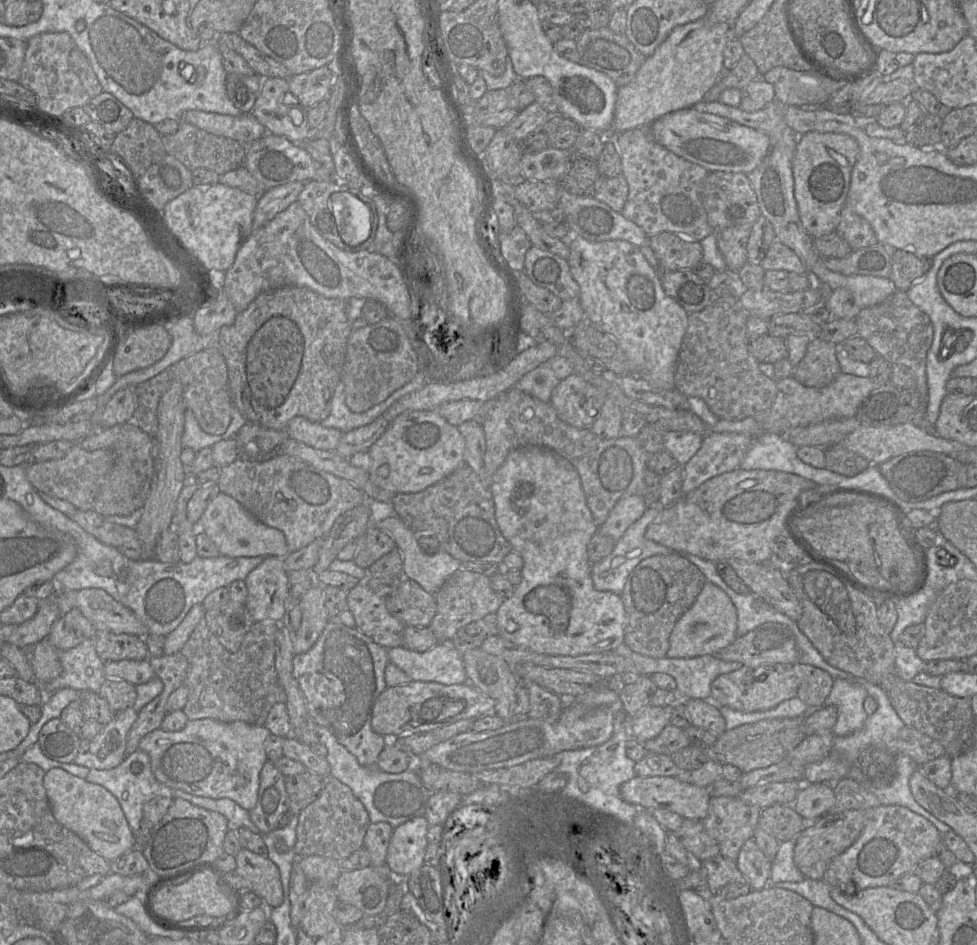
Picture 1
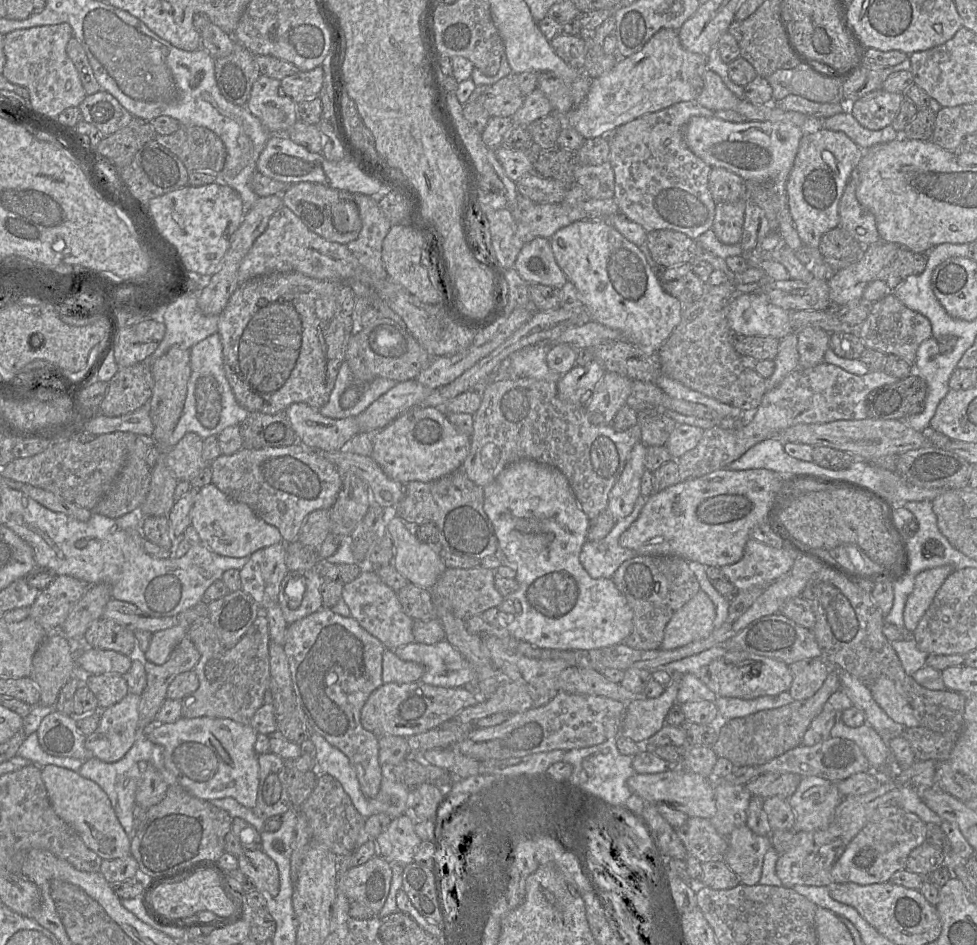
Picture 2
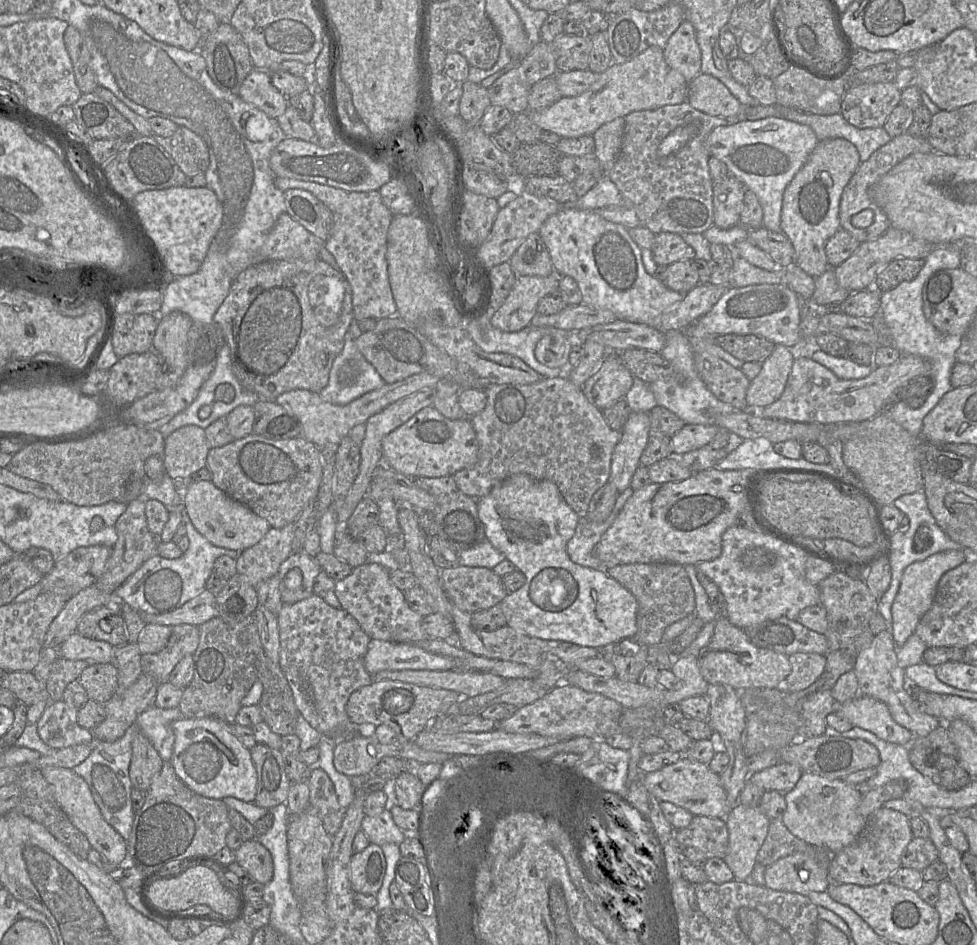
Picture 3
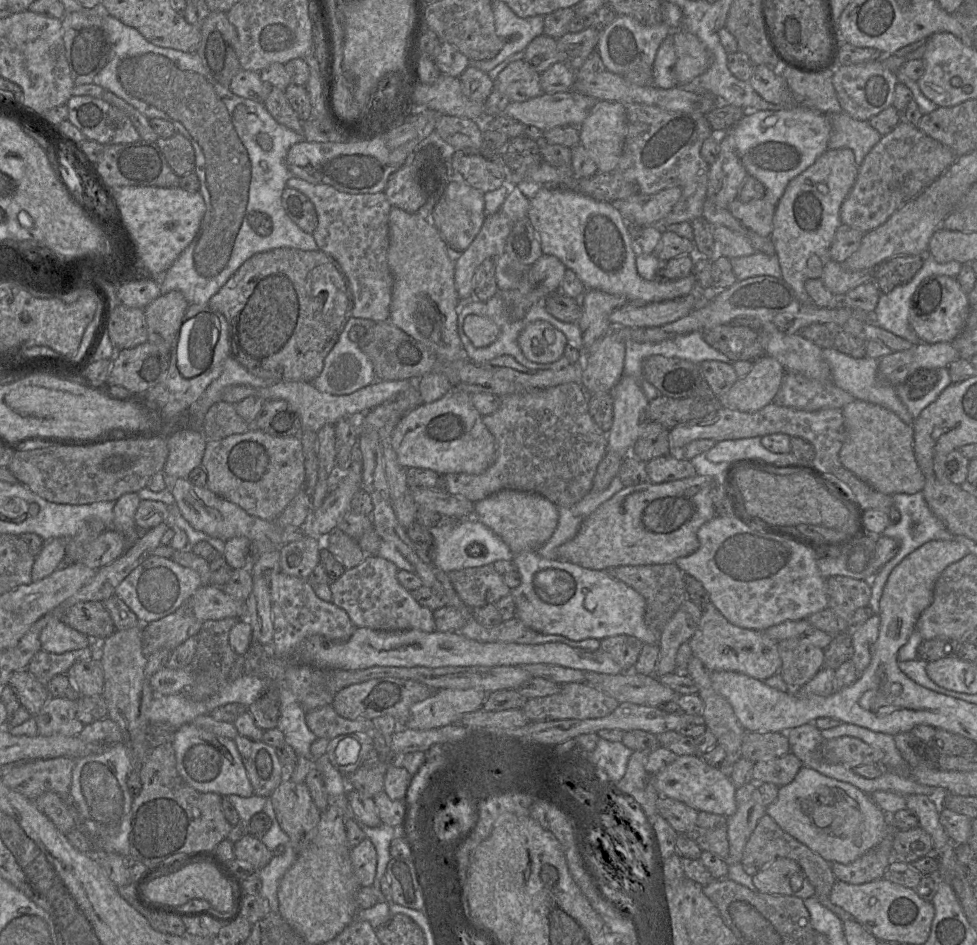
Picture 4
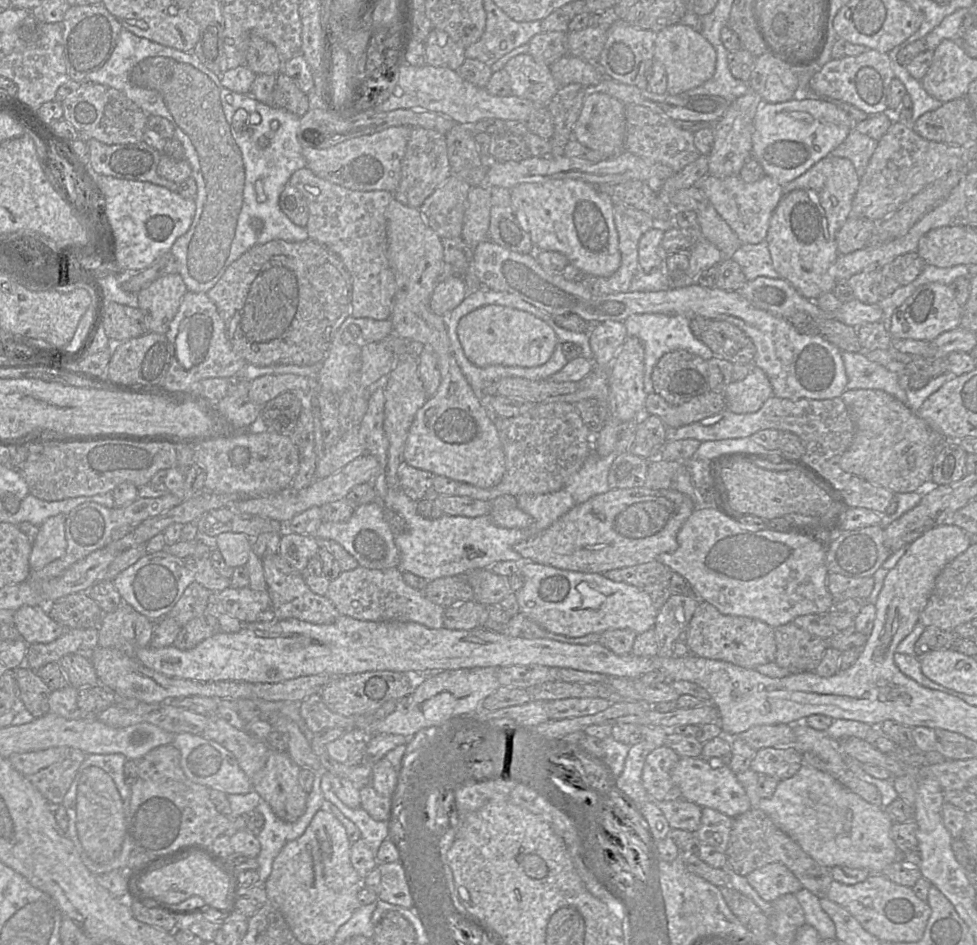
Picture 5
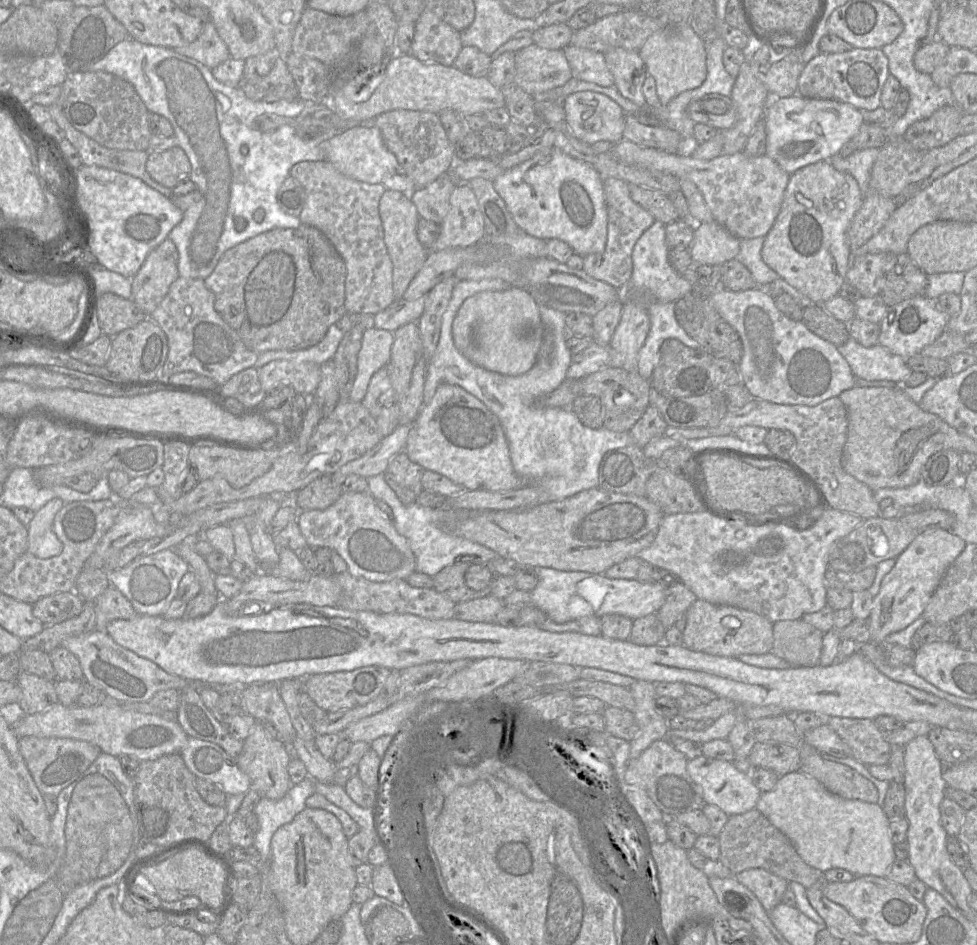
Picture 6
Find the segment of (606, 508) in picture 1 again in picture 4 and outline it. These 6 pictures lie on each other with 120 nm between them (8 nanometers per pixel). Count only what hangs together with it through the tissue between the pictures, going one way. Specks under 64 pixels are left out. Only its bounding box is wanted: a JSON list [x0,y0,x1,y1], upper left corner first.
[444,382,608,507]

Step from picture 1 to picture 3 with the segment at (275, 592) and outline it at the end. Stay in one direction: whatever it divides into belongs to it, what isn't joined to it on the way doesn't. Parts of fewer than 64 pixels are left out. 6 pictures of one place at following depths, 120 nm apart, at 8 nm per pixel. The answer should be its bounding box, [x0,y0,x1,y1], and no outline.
[236,523,294,589]

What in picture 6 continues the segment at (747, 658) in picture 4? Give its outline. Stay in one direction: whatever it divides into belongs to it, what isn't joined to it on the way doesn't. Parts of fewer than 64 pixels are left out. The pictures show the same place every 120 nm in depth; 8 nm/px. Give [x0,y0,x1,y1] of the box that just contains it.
[683,598,773,657]

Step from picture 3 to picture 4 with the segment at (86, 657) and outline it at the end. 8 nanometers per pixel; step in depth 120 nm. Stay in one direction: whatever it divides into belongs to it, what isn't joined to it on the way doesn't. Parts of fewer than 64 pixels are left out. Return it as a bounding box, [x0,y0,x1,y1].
[40,618,92,654]

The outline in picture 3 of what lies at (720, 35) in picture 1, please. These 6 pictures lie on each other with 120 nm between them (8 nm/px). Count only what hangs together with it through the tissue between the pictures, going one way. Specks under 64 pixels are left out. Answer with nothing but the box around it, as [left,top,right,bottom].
[527,46,688,138]

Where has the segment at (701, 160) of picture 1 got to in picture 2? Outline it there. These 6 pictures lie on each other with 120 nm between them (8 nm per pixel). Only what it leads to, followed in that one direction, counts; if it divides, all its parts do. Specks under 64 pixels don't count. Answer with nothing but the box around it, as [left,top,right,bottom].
[684,117,807,184]

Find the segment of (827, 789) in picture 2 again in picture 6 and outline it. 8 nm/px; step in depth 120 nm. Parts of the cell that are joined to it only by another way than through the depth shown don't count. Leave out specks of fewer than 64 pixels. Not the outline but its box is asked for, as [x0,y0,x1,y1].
[756,771,896,877]

